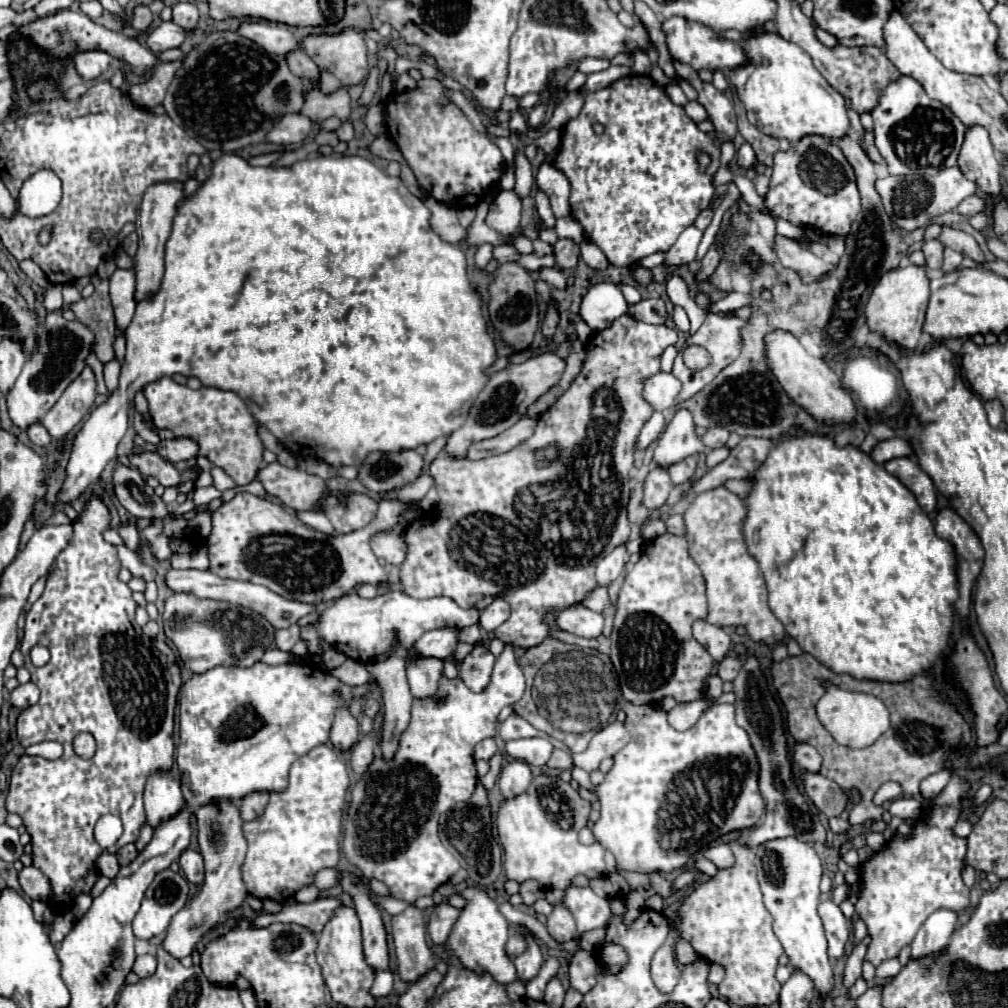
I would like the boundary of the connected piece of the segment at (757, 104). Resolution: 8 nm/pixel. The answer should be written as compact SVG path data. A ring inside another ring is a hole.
M764 34L744 42L750 62L732 70L732 84L738 90L748 120L760 132L772 138L786 138L796 144L806 134L824 138L842 138L850 130L850 120L842 96L820 76L810 56L778 34Z

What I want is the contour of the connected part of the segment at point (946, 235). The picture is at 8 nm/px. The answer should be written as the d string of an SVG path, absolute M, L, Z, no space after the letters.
M942 228L942 234L940 234L940 242L956 252L960 252L962 256L968 256L972 260L976 260L978 264L984 264L984 254L982 250L978 248L976 240L962 232L962 230L954 230L954 228Z

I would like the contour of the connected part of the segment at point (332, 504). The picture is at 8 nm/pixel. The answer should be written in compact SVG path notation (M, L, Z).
M348 494L342 502L336 498L324 500L324 514L332 522L336 534L348 534L364 528L376 518L376 510L378 500L370 498L368 494Z

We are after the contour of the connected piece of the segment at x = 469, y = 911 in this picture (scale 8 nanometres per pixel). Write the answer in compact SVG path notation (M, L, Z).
M466 888L460 892L466 898L466 906L460 912L458 922L448 940L448 948L458 956L464 968L470 968L476 974L490 972L498 984L510 984L516 980L516 968L506 956L506 940L510 936L510 924L500 914L498 904L480 888Z

